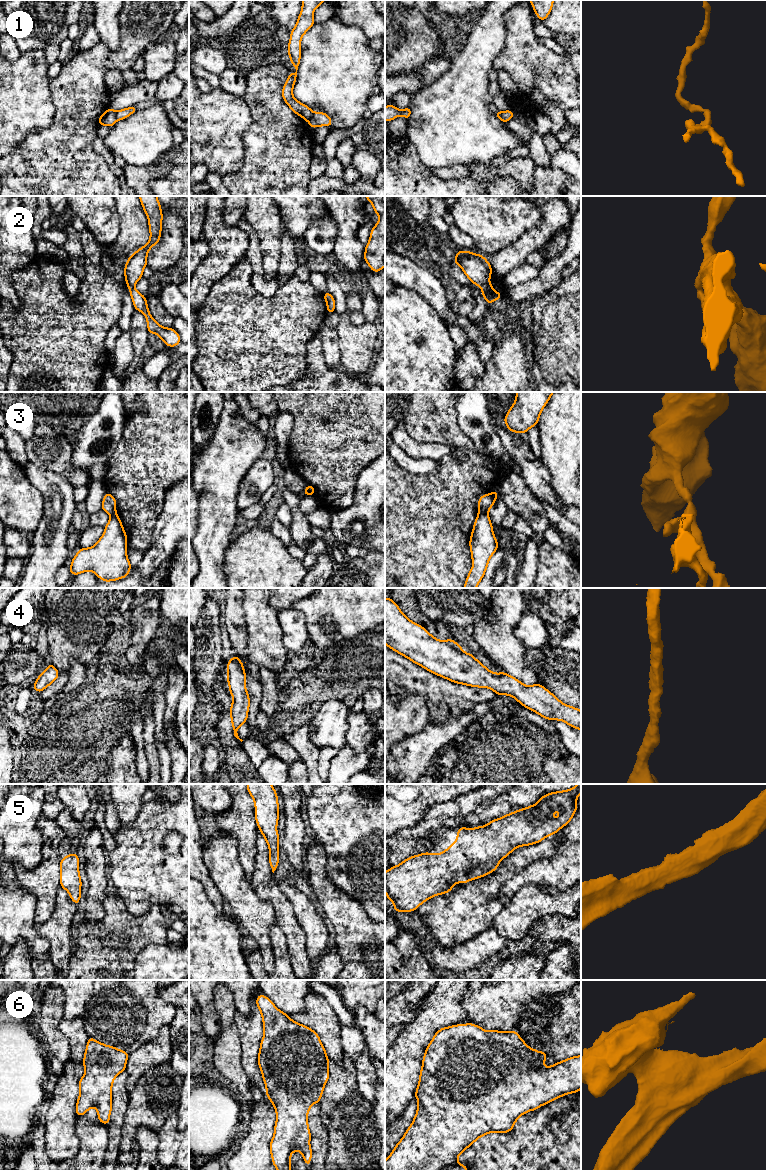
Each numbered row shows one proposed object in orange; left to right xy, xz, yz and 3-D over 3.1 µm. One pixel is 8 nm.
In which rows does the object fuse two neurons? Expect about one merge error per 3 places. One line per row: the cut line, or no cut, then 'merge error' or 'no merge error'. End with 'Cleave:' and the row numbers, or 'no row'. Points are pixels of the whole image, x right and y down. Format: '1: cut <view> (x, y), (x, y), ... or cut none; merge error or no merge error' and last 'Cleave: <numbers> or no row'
1: cut none; no merge error
2: cut yz (488, 282), (481, 287); merge error
3: cut yz (479, 513), (487, 514); merge error
4: cut none; no merge error
5: cut none; no merge error
6: cut none; no merge error
Cleave: 2, 3

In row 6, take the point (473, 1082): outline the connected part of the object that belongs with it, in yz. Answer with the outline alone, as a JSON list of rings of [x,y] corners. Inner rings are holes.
[[[472,1023],[458,1024],[438,1030],[428,1044],[423,1056],[419,1083],[414,1097],[418,1099],[416,1115],[410,1127],[406,1130],[403,1138],[396,1144],[395,1148],[385,1161],[385,1170],[468,1170],[467,1166],[461,1165],[457,1161],[457,1158],[478,1138],[492,1132],[510,1132],[521,1115],[524,1115],[528,1111],[537,1110],[538,1107],[548,1104],[564,1095],[577,1093],[581,1089],[581,1055],[573,1056],[544,1068],[543,1066],[546,1057],[547,1054],[544,1051],[538,1052],[536,1049],[527,1046],[524,1040],[514,1030],[509,1032],[501,1032],[497,1030],[486,1031]]]

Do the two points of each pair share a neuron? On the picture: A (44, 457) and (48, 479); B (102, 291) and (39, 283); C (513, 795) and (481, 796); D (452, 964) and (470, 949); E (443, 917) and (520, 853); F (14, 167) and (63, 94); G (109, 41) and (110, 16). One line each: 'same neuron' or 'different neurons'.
A: different neurons
B: same neuron
C: different neurons
D: same neuron
E: same neuron
F: same neuron
G: same neuron

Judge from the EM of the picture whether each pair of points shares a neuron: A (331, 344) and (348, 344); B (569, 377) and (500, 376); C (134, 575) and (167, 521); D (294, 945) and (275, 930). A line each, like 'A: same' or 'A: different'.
A: different
B: different
C: same
D: different

